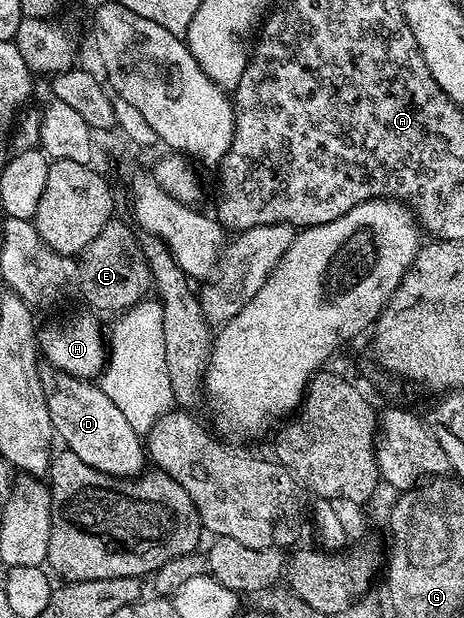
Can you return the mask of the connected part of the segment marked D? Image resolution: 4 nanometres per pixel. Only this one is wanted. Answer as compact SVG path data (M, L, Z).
M47 362L41 365L39 376L47 398L54 435L59 441L62 439L66 443L63 445L69 452L76 454L80 462L88 462L88 466L119 478L133 478L147 467L148 455L143 437L132 430L128 418L124 418L116 402L112 402L112 398L104 394L102 387L56 369Z

